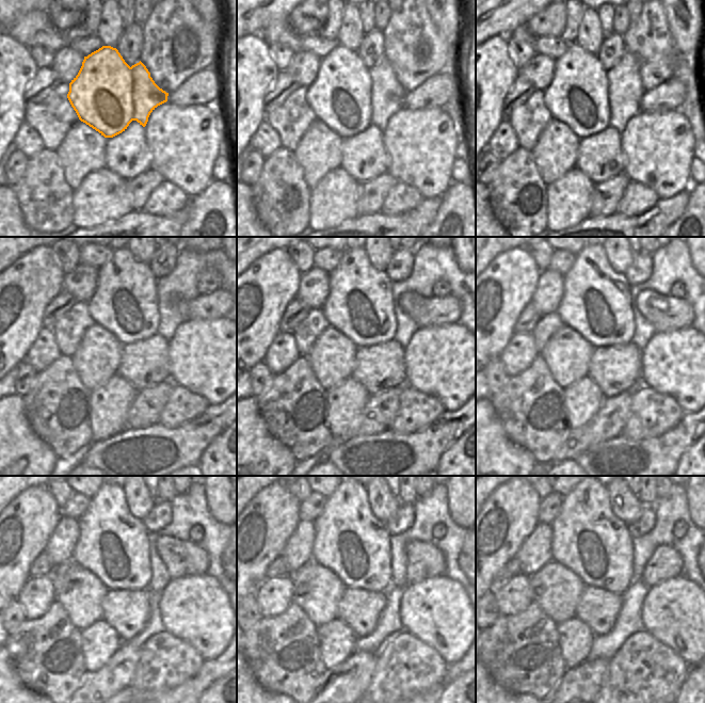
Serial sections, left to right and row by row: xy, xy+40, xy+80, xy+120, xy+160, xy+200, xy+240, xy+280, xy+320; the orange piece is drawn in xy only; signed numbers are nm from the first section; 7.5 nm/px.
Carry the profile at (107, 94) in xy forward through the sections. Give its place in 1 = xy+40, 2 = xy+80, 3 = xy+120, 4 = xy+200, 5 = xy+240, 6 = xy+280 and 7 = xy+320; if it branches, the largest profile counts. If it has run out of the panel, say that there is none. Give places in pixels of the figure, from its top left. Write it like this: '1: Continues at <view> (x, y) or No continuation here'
1: Continues at xy+40 (346, 95)
2: Continues at xy+80 (583, 96)
3: Continues at xy+120 (124, 304)
4: Continues at xy+200 (596, 301)
5: Continues at xy+240 (113, 544)
6: Continues at xy+280 (350, 541)
7: Continues at xy+320 (587, 538)

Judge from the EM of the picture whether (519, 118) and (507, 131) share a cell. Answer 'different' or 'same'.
different

